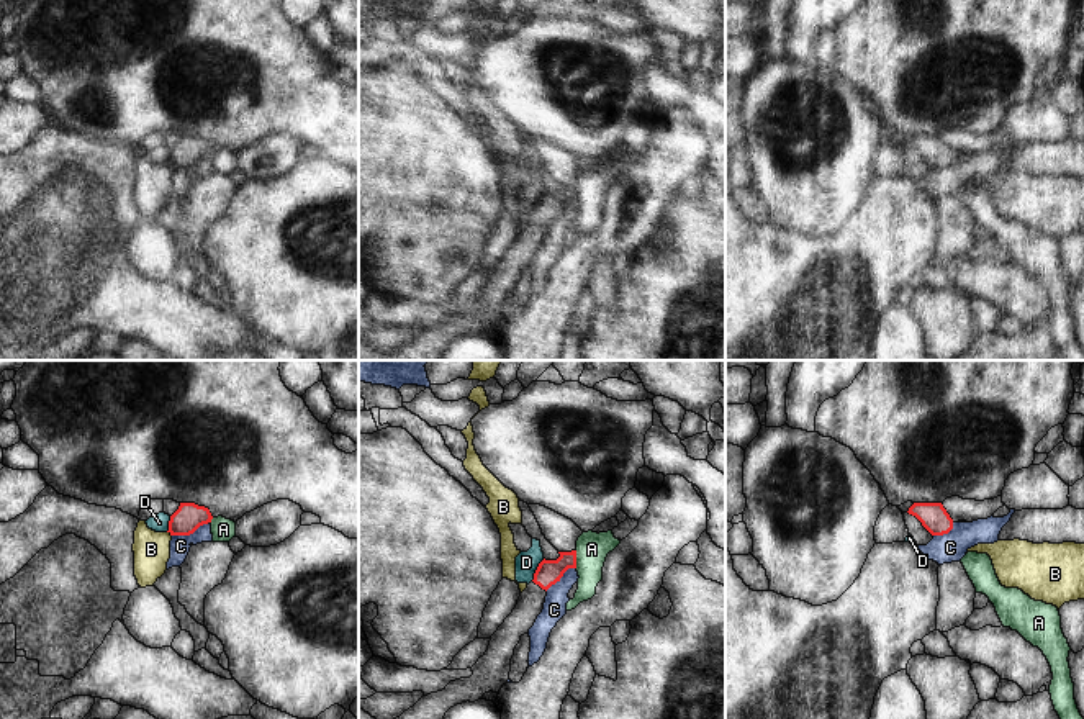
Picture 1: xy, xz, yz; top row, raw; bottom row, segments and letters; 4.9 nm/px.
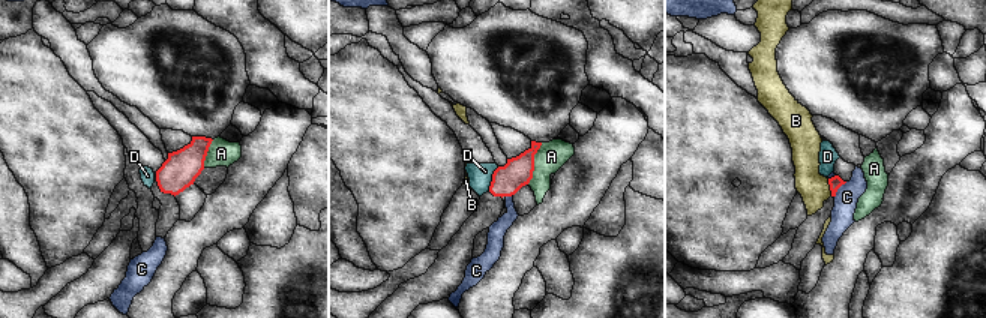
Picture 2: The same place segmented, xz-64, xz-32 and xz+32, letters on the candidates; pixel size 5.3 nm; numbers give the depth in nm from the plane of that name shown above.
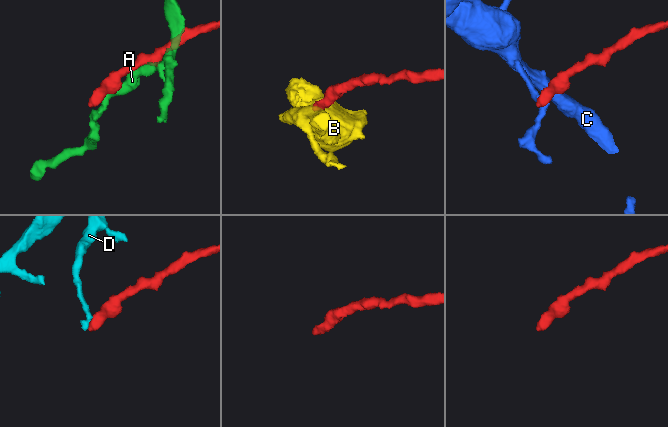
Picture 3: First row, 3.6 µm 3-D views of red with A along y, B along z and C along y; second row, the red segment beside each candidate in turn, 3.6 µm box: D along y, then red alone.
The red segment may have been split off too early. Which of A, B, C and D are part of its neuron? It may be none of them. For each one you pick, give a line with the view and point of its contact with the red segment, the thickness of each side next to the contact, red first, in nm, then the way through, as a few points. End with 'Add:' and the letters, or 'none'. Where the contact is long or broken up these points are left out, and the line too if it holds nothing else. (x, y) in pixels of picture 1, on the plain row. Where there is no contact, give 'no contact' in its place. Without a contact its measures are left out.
Add: none

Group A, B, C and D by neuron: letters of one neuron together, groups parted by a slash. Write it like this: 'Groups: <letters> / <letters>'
Groups: A / B / C / D

